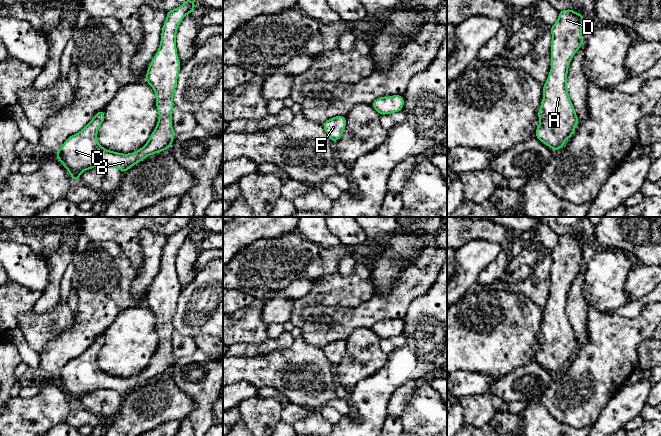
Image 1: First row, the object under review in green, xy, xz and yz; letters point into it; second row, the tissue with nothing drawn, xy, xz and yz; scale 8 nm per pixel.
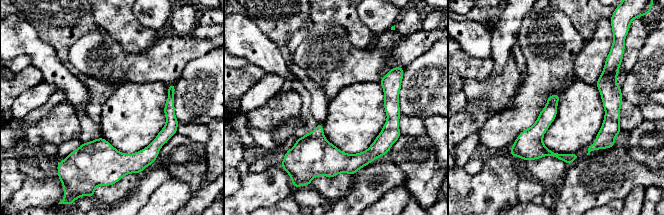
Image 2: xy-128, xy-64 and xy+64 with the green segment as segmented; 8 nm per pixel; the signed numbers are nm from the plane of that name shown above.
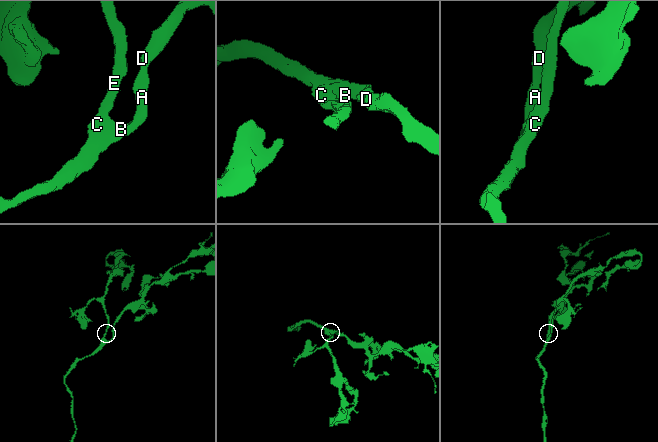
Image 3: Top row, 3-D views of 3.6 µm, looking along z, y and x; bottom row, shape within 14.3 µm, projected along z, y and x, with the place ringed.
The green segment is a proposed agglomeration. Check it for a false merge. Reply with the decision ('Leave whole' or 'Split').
Leave whole

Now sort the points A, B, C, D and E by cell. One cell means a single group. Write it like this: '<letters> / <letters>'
A B C D E

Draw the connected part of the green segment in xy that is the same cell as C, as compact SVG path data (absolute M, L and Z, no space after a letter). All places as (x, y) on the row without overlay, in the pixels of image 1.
M192 217L179 231L167 235L163 248L160 270L146 297L146 306L156 317L158 347L147 367L138 375L123 378L104 373L97 365L98 353L105 343L100 334L78 357L71 359L55 380L67 393L74 405L80 398L98 389L114 390L123 397L147 380L170 372L176 360L172 352L173 318L181 292L176 272L176 257L182 243L194 233L194 225L200 217Z

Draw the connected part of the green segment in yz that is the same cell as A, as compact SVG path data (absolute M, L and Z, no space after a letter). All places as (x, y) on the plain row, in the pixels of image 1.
M572 233L560 234L557 246L550 252L551 294L543 309L543 324L538 336L540 348L536 352L535 361L555 375L564 371L565 364L572 361L577 348L580 347L568 318L567 298L573 280L584 266L582 262L584 244L582 238Z

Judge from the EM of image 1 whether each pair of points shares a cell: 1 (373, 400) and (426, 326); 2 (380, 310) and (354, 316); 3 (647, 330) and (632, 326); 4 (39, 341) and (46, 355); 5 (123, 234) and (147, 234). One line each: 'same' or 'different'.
1: same
2: same
3: same
4: different
5: different

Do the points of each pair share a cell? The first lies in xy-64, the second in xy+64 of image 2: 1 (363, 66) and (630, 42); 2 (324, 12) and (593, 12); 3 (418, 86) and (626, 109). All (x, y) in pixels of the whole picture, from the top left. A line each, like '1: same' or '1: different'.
1: different
2: same
3: different

